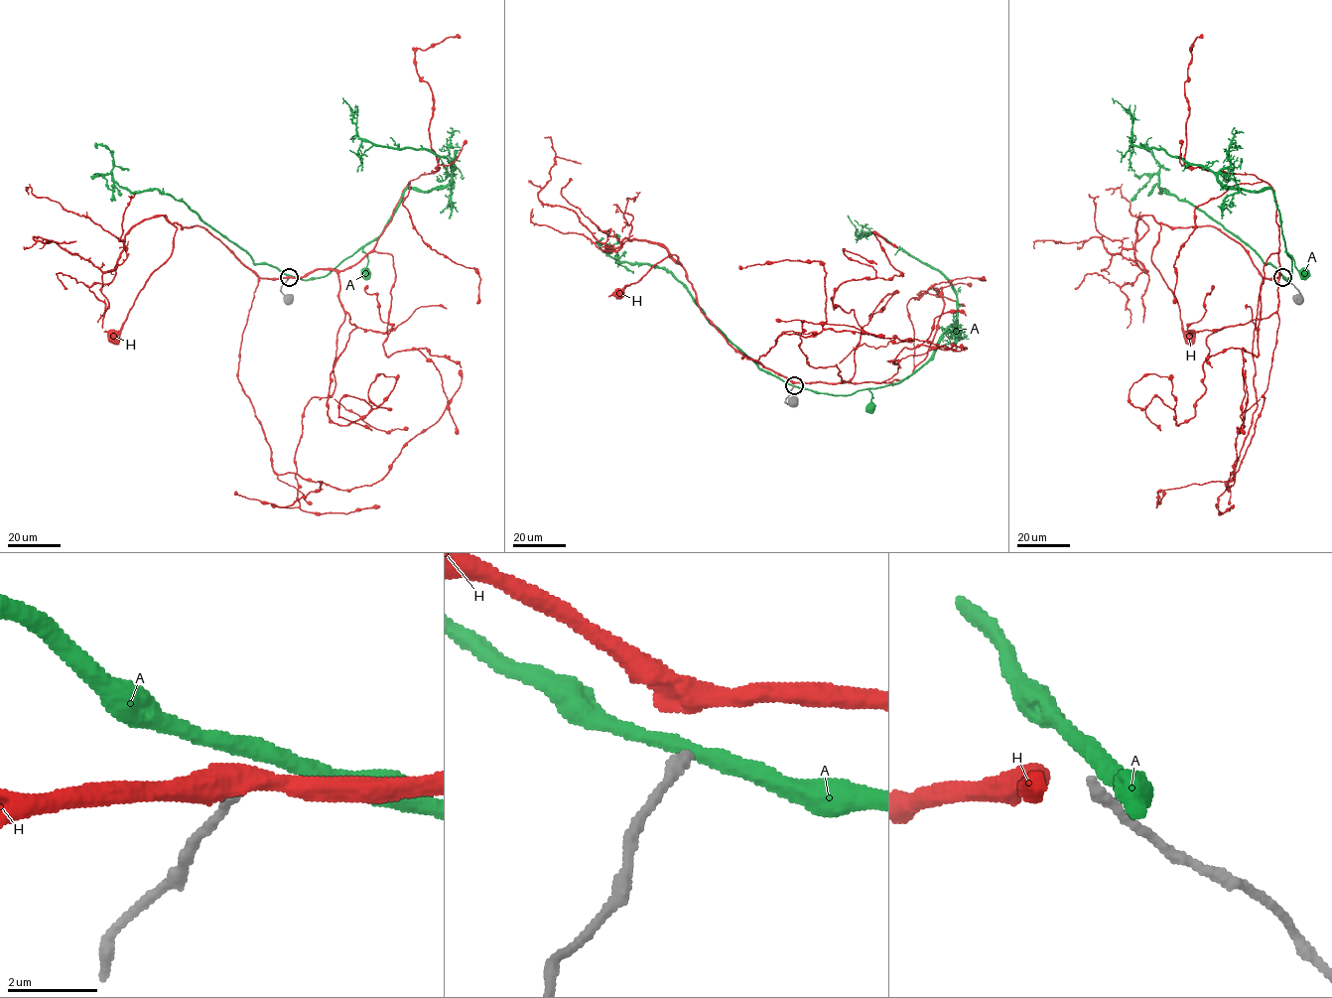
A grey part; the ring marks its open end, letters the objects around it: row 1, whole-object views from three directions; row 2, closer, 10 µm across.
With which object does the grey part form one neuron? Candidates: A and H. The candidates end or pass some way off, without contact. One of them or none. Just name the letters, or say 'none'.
none

